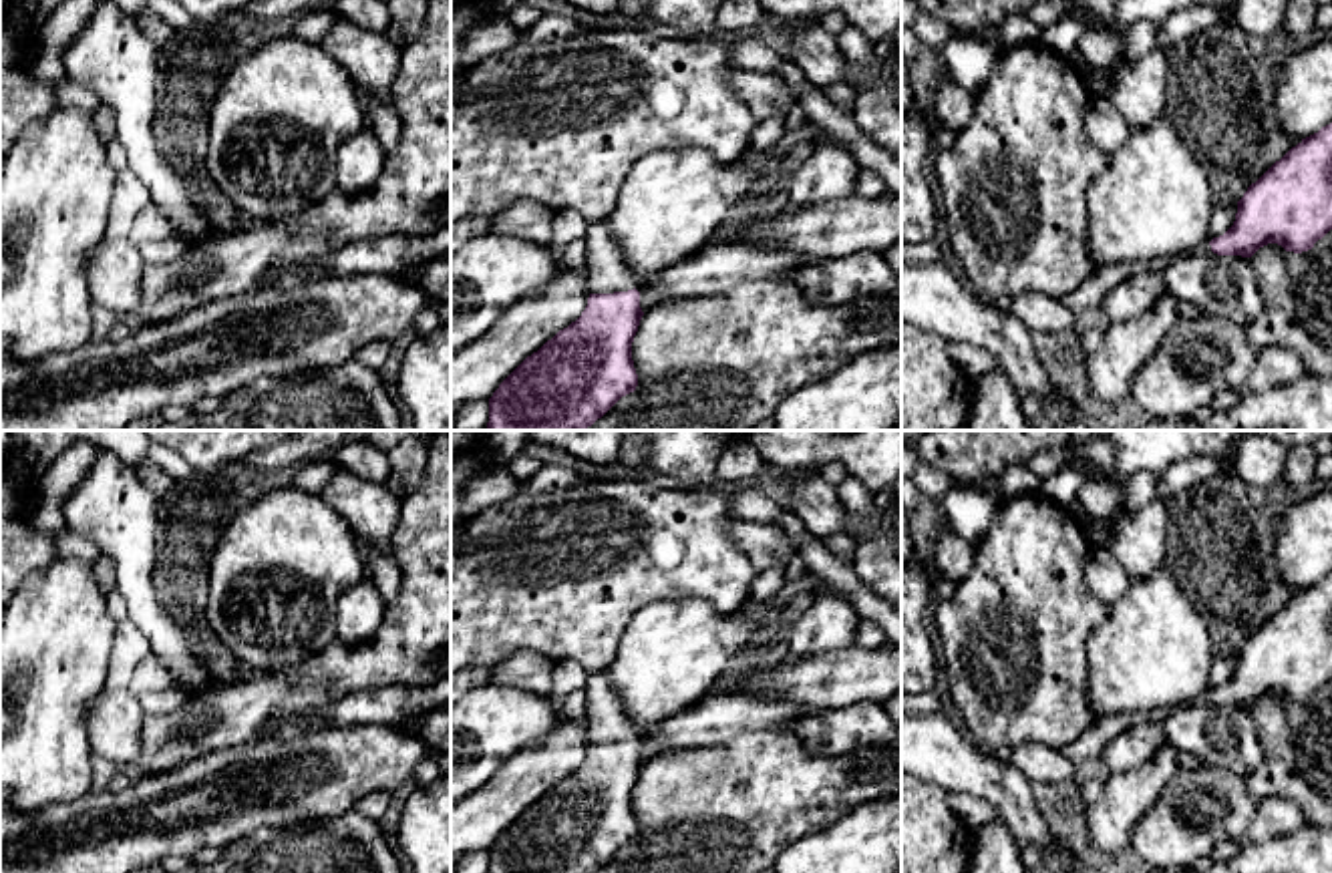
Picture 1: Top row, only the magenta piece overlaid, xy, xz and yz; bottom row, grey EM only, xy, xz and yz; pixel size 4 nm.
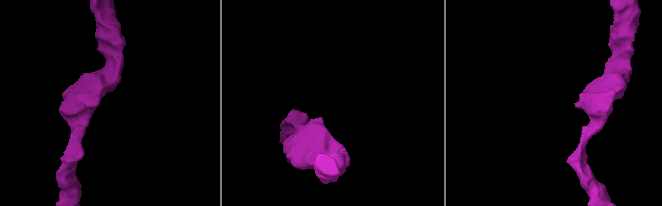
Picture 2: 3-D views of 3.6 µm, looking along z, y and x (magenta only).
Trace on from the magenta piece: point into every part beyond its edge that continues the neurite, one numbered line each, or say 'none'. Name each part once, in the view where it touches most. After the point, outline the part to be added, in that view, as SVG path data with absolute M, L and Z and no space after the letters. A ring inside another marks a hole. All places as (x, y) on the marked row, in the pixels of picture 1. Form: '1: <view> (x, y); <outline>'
1: xz (608, 270); M606 221L588 223L584 241L590 261L590 290L594 294L614 294L636 288L626 255L612 237Z

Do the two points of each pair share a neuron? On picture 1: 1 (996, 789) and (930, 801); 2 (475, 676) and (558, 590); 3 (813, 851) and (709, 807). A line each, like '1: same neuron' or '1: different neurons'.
1: different neurons
2: different neurons
3: different neurons

